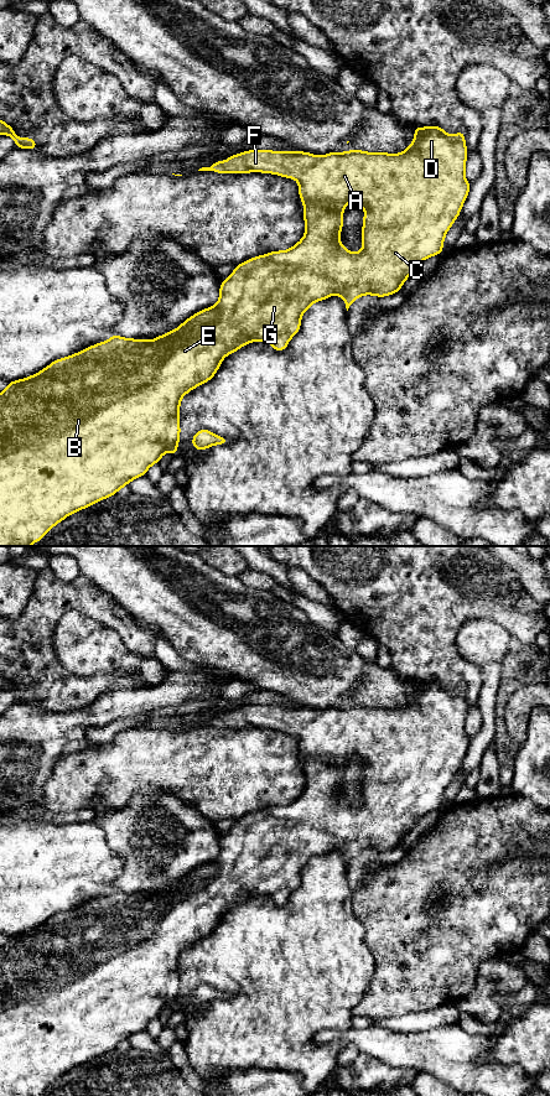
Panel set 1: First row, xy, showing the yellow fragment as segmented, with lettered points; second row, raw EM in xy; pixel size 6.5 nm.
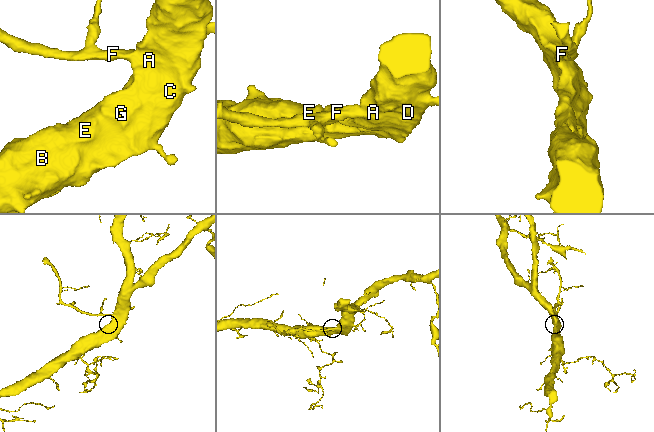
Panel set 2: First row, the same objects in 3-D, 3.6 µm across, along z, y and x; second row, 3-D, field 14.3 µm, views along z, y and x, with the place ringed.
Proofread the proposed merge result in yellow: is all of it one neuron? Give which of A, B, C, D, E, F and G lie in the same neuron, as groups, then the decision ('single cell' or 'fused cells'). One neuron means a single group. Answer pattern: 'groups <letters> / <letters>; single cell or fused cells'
groups A B C D E F G; single cell

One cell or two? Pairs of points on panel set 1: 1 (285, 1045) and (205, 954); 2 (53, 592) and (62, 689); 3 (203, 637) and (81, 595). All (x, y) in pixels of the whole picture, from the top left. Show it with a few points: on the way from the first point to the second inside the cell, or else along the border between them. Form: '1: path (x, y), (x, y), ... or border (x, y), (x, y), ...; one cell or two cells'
1: path (270, 1021), (270, 1013), (229, 972); one cell
2: path (43, 616), (43, 658), (50, 665); one cell
3: border (96, 585), (108, 592), (120, 604); two cells

